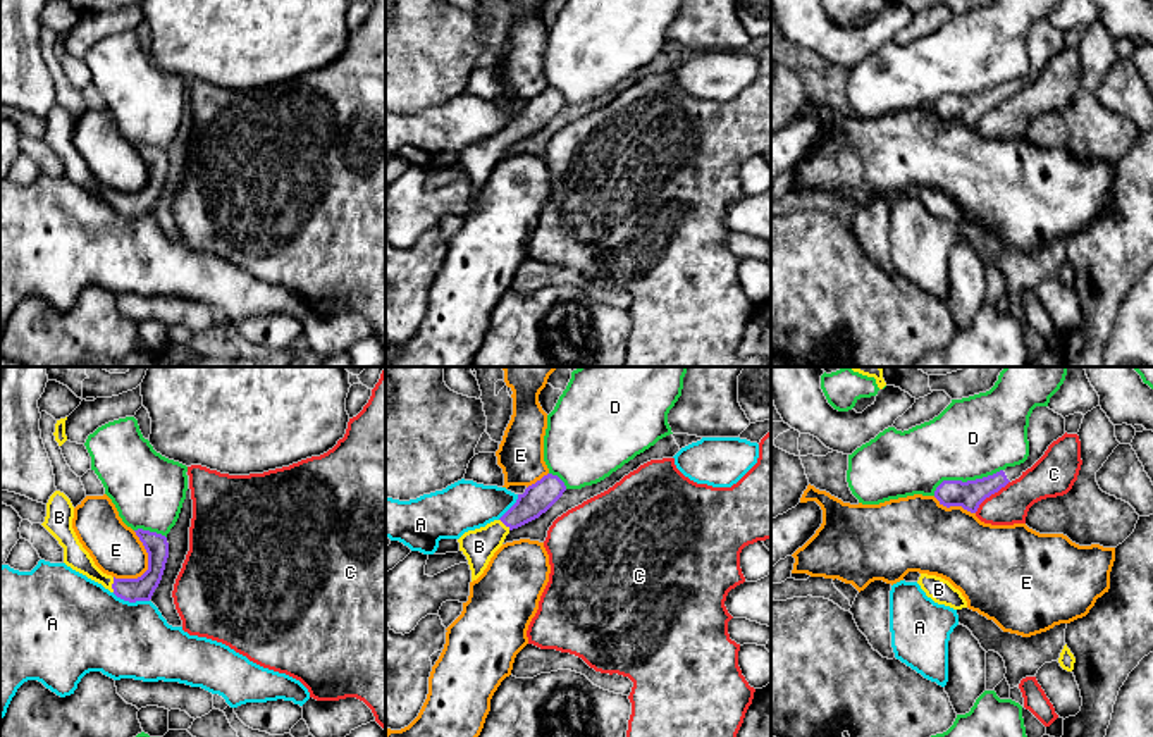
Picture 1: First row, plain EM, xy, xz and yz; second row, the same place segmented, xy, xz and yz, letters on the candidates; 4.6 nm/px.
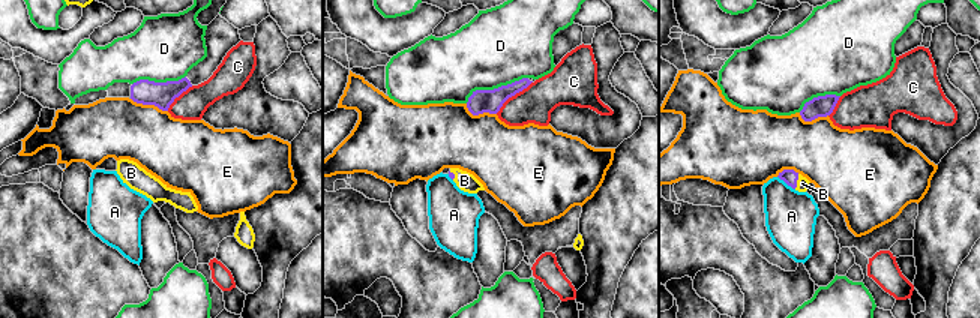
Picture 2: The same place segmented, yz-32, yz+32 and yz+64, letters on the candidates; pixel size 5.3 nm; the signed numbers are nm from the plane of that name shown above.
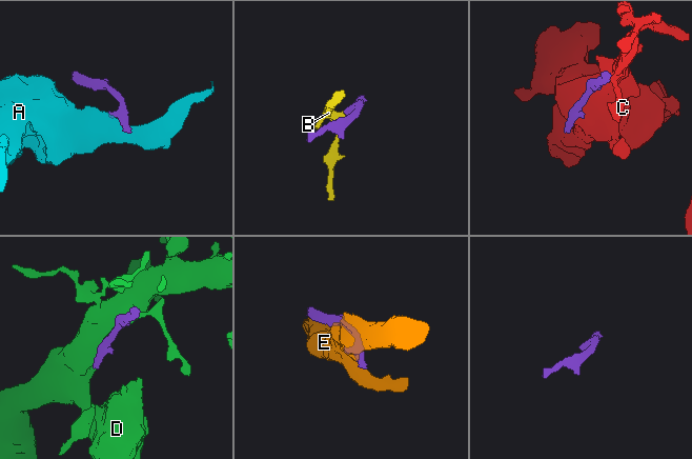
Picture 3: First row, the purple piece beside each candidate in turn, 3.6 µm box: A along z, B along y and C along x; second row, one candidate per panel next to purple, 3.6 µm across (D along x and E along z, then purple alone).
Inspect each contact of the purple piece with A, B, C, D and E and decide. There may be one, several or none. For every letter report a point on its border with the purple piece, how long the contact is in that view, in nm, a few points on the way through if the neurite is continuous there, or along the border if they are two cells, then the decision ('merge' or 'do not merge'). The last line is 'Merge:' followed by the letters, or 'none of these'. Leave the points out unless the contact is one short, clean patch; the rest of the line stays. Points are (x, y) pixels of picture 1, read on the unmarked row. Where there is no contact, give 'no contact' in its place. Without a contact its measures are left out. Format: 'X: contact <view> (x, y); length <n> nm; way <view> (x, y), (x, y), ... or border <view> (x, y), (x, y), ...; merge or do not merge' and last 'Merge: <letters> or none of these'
A: contact xy (131, 216); length 180 nm; border xy (112, 207), (129, 216), (148, 216); do not merge
B: contact xy (112, 198); length 70 nm; way xy (129, 204), (112, 198), (90, 185), (76, 171); merge
C: contact yz (990, 109); length 220 nm; do not merge
D: contact yz (968, 95); length 340 nm; do not merge
E: contact xy (148, 179); length 240 nm; do not merge
Merge: B

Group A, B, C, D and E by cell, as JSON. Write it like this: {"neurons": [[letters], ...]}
{"neurons": [["A"], ["B"], ["C"], ["D"], ["E"]]}

